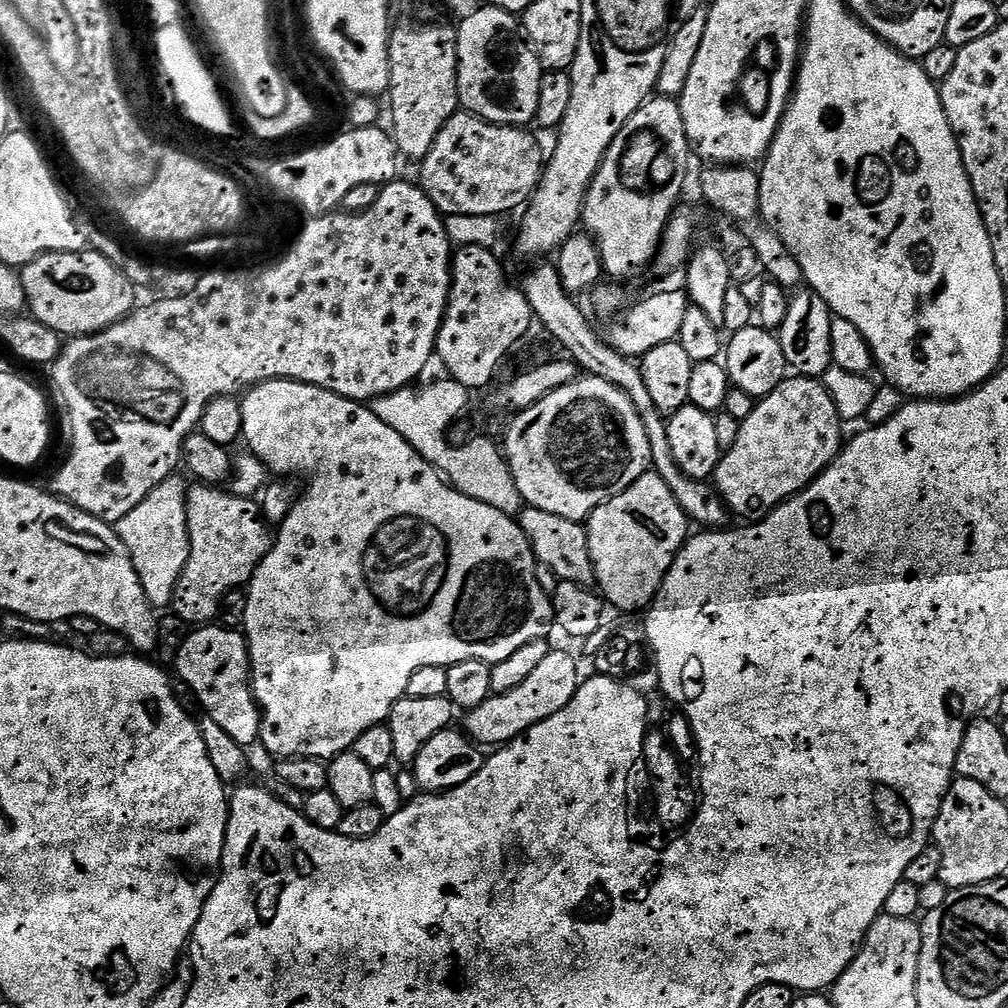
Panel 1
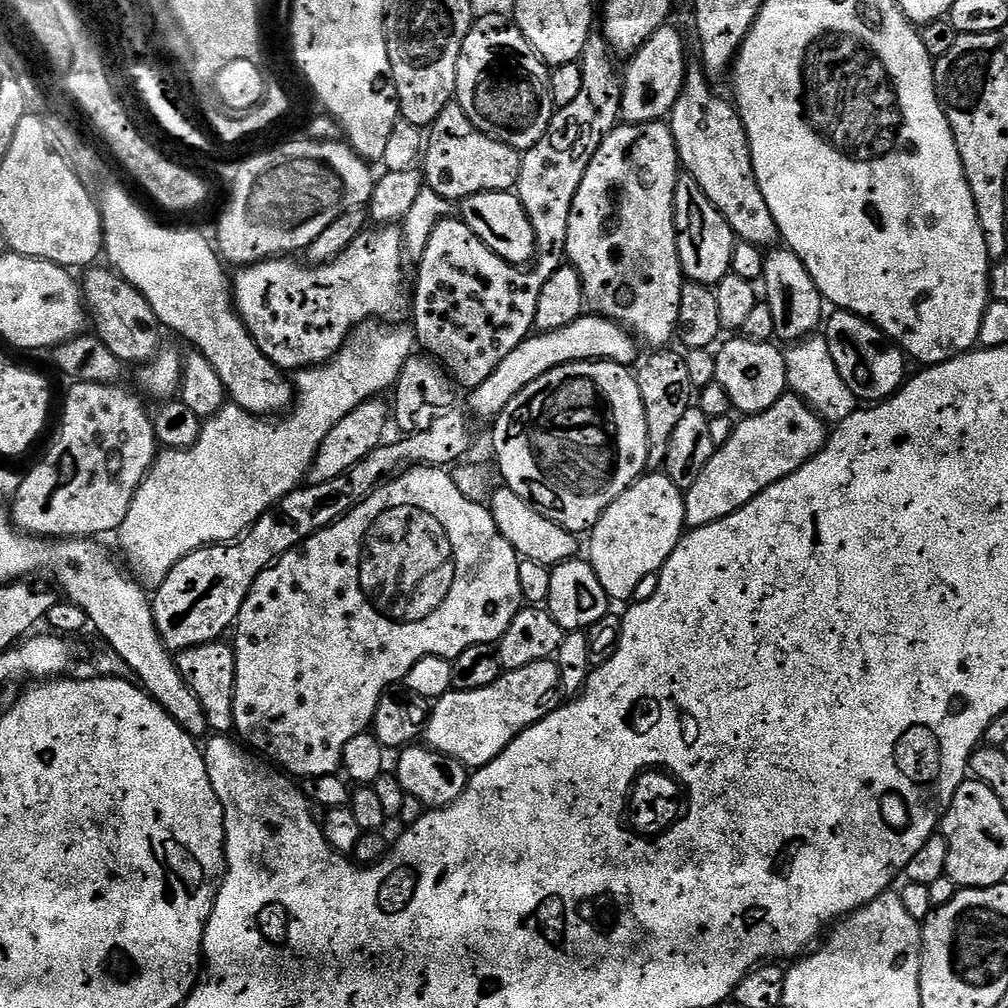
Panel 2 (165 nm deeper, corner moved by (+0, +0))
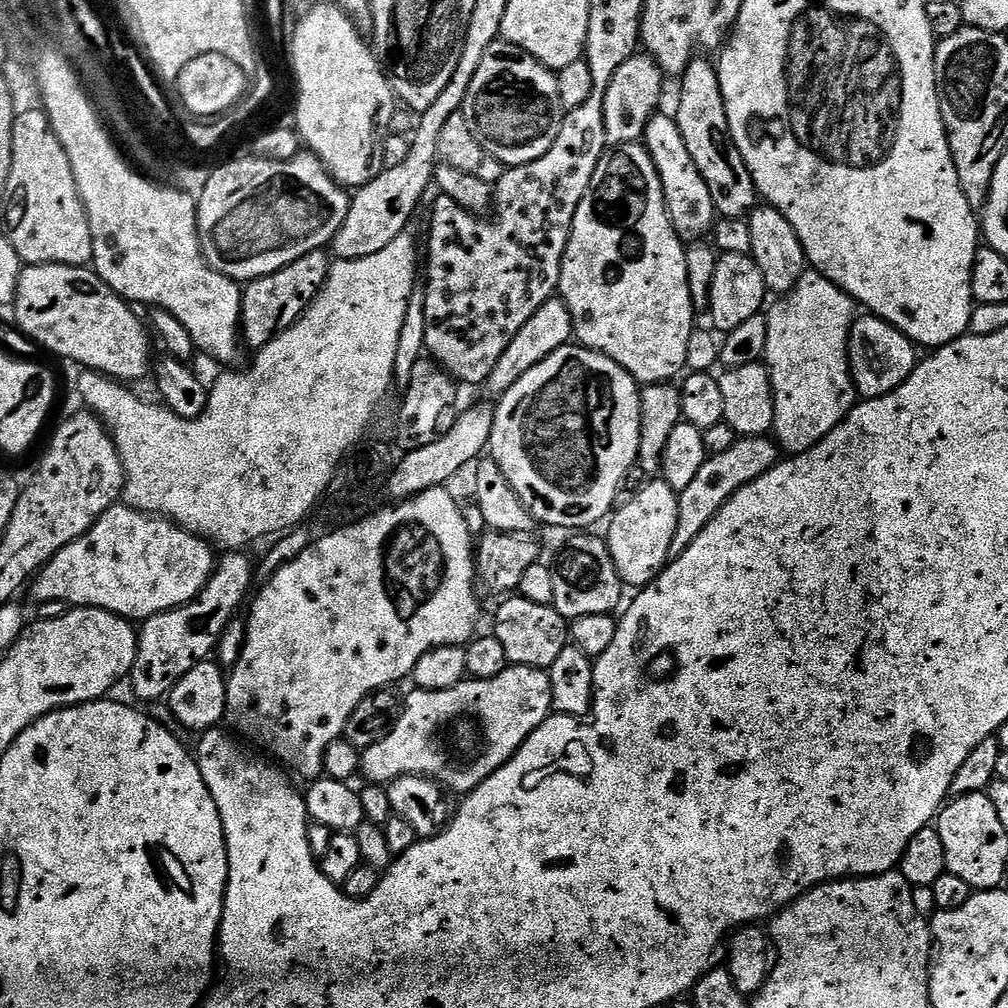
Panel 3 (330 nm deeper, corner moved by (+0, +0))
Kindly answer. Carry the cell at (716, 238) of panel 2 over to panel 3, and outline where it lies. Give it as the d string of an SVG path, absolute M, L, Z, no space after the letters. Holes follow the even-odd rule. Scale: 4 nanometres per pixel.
M675 115L653 116L646 126L642 143L658 170L664 205L668 207L668 217L678 238L683 240L685 245L703 241L711 233L718 213L710 198L710 186L706 186L706 178L698 174L698 166L694 166L694 158L690 158L690 150L686 150L686 141L682 139L682 130L678 130Z

